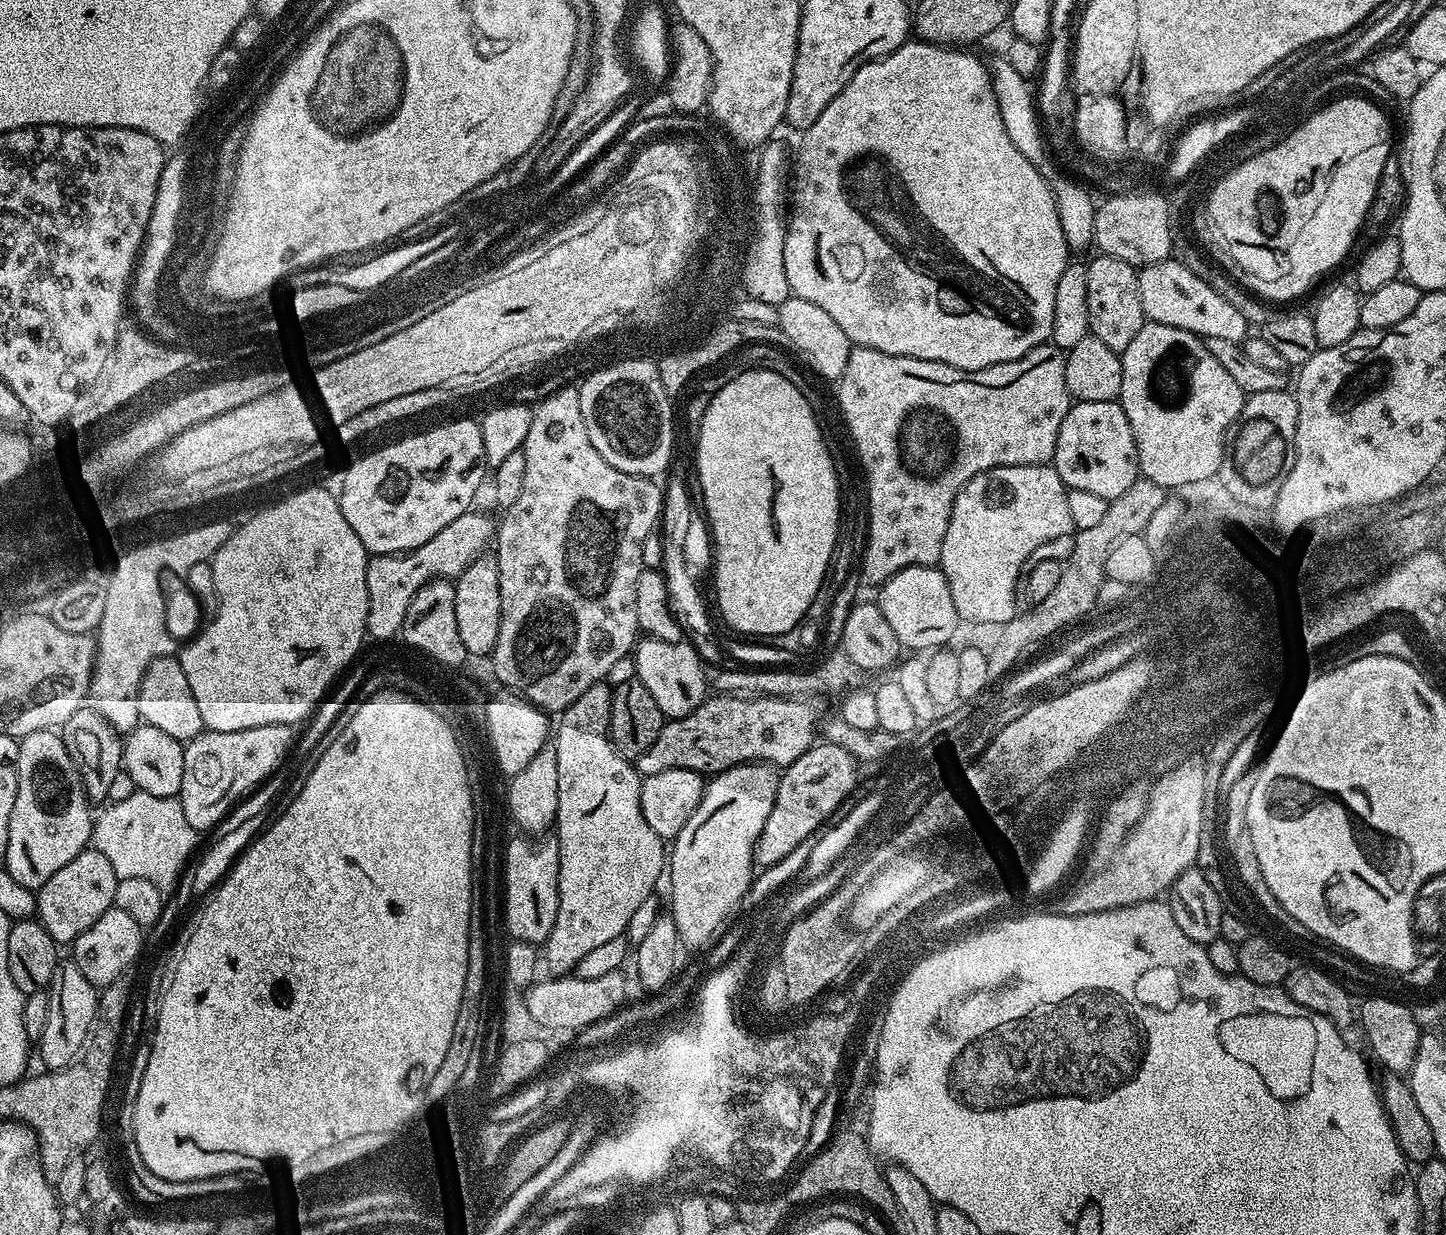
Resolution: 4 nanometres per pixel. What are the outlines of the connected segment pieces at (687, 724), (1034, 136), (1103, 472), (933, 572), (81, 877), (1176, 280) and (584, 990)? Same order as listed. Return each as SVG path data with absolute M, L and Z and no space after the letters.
M712 694L690 714L668 720L650 750L635 757L641 777L662 770L694 770L701 774L725 772L739 764L763 762L773 766L793 764L811 748L818 736L816 712L804 698Z
M1007 58L991 61L990 71L994 94L998 98L998 110L1002 110L1002 126L1006 126L1006 134L1010 134L1010 142L1018 146L1026 162L1030 162L1030 166L1037 168L1044 175L1045 180L1050 182L1052 197L1058 206L1058 218L1062 222L1062 234L1066 234L1069 249L1076 250L1076 248L1086 247L1087 244L1091 245L1094 240L1097 201L1092 201L1091 194L1086 190L1088 188L1079 179L1062 174L1061 169L1054 163L1046 147L1046 137L1038 111L1038 96L1034 91L1033 81L1029 77L1018 74L1018 70L1010 66Z
M1114 400L1073 403L1058 430L1054 467L1067 489L1087 490L1108 501L1123 494L1138 479L1138 461L1134 434L1122 406Z
M910 566L906 570L898 570L898 574L890 577L885 584L879 585L878 603L886 622L890 622L894 634L898 638L901 649L928 648L927 650L940 650L956 636L956 631L962 627L958 610L954 606L954 598L950 598L950 586L943 571L936 566Z
M94 846L83 848L54 878L50 878L36 892L36 916L42 927L48 931L50 938L58 946L70 946L106 910L114 905L114 890L116 889L117 876L114 866L110 866L106 854L102 854Z
M1171 258L1157 264L1146 264L1139 269L1138 294L1142 298L1142 310L1151 323L1178 326L1178 330L1193 332L1205 341L1210 338L1226 338L1240 344L1249 335L1250 325L1230 306L1229 302L1191 273L1186 266Z
M618 971L602 974L598 978L578 978L575 974L569 974L548 980L537 979L523 993L526 1009L543 1026L569 1025L574 1030L581 1030L615 1012L625 1003L628 984L624 981L624 975L623 971Z

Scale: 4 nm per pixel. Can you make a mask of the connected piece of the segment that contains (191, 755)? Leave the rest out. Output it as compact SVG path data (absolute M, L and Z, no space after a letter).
M271 724L270 726L254 726L246 730L230 730L229 732L209 732L207 730L198 733L193 740L187 741L184 744L184 765L182 766L182 786L180 787L179 801L182 806L182 811L186 813L186 822L190 822L190 826L194 826L194 830L198 834L204 834L207 828L212 828L228 811L232 808L232 803L235 802L239 796L244 796L251 790L255 784L260 784L276 767L280 764L280 759L288 752L288 747L292 744L293 729L287 724Z

